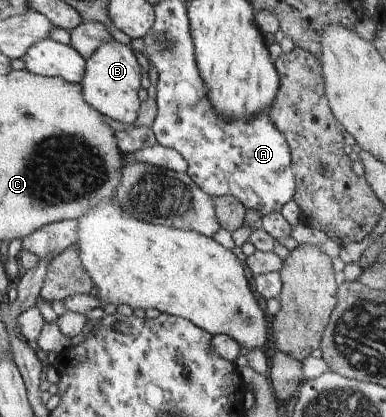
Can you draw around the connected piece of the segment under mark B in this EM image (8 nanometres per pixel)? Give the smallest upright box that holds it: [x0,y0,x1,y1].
[81,39,141,123]

